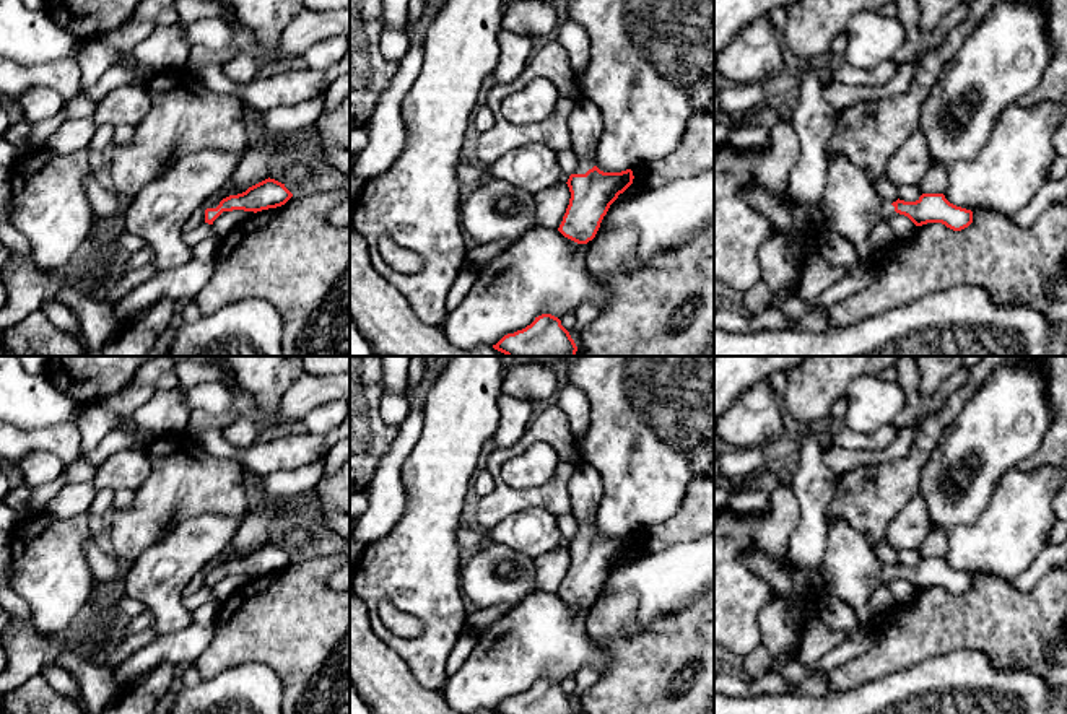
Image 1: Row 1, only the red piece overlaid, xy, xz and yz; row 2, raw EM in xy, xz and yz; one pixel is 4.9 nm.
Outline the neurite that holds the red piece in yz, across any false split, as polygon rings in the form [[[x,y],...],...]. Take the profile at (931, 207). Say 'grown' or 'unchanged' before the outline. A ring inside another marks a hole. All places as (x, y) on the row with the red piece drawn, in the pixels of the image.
grown; [[[826,156],[826,187],[821,208],[828,229],[839,233],[856,249],[859,265],[873,267],[882,247],[870,241],[877,223],[896,211],[908,216],[916,226],[942,223],[961,231],[973,223],[973,211],[950,203],[943,194],[922,194],[916,202],[883,202],[865,172],[846,156]]]

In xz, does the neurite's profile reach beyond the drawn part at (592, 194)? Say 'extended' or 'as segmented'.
extended

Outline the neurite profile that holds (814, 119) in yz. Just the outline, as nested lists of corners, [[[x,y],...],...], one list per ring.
[[[810,67],[797,83],[797,106],[790,124],[800,141],[800,158],[789,174],[789,195],[797,203],[821,203],[826,187],[825,146],[830,141],[836,111],[823,99],[820,75]]]

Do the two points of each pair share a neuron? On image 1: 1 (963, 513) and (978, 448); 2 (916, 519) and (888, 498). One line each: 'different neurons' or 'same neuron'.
1: same neuron
2: different neurons

